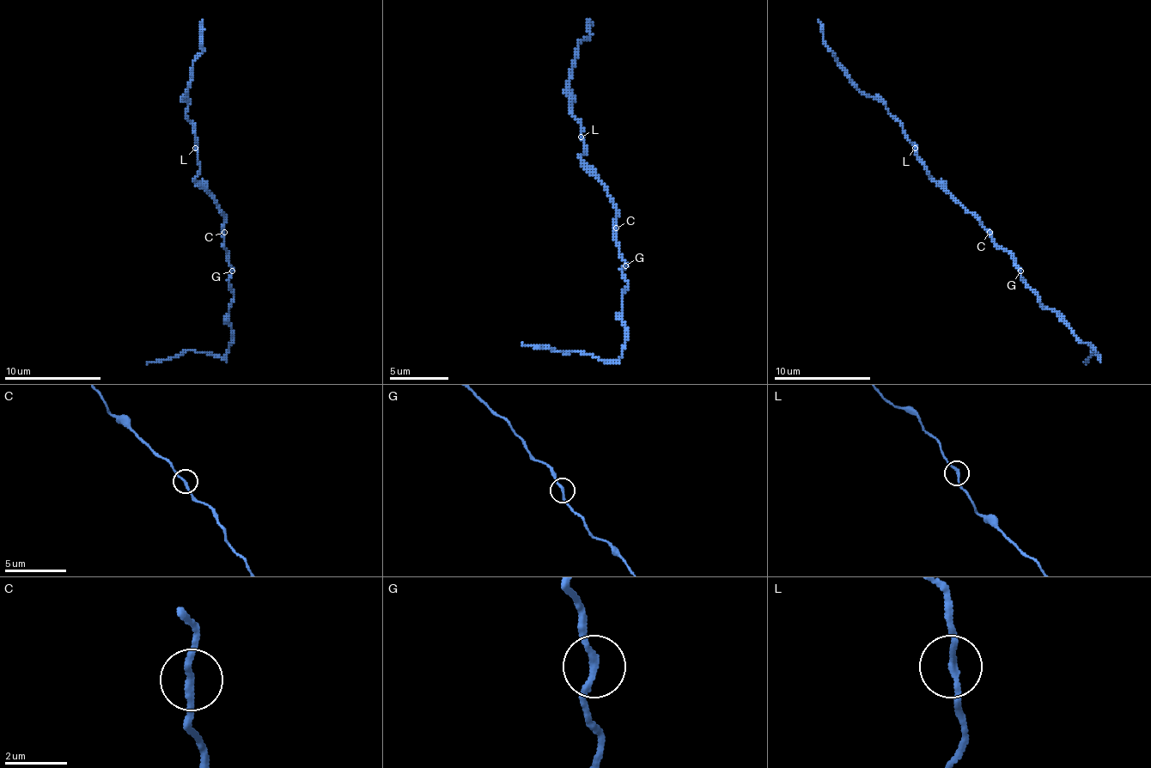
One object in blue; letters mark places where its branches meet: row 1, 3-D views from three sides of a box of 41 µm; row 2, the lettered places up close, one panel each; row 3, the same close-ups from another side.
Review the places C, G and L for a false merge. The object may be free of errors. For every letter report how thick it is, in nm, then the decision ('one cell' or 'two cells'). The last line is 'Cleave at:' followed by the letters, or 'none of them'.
C: 190 nm | one cell
G: 200 nm | one cell
L: 190 nm | one cell
Cleave at: none of them

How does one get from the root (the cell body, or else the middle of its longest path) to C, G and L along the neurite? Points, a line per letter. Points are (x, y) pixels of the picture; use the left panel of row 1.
C: (224, 220), (224, 232)
G: (224, 220), (224, 248), (231, 271)
L: (224, 220), (216, 200), (195, 179), (200, 169), (195, 148)

